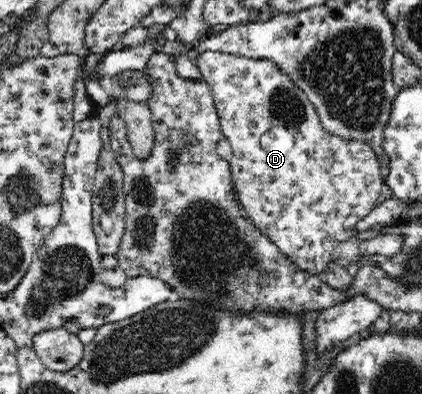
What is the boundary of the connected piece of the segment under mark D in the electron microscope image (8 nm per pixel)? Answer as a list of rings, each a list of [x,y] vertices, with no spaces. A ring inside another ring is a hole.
[[[203,52],[197,59],[197,67],[211,89],[223,135],[232,147],[233,155],[228,162],[243,216],[250,218],[261,234],[275,242],[279,251],[299,269],[320,275],[333,260],[334,248],[351,240],[357,223],[377,206],[383,182],[375,150],[365,142],[344,140],[327,132],[308,96],[271,60]]]

